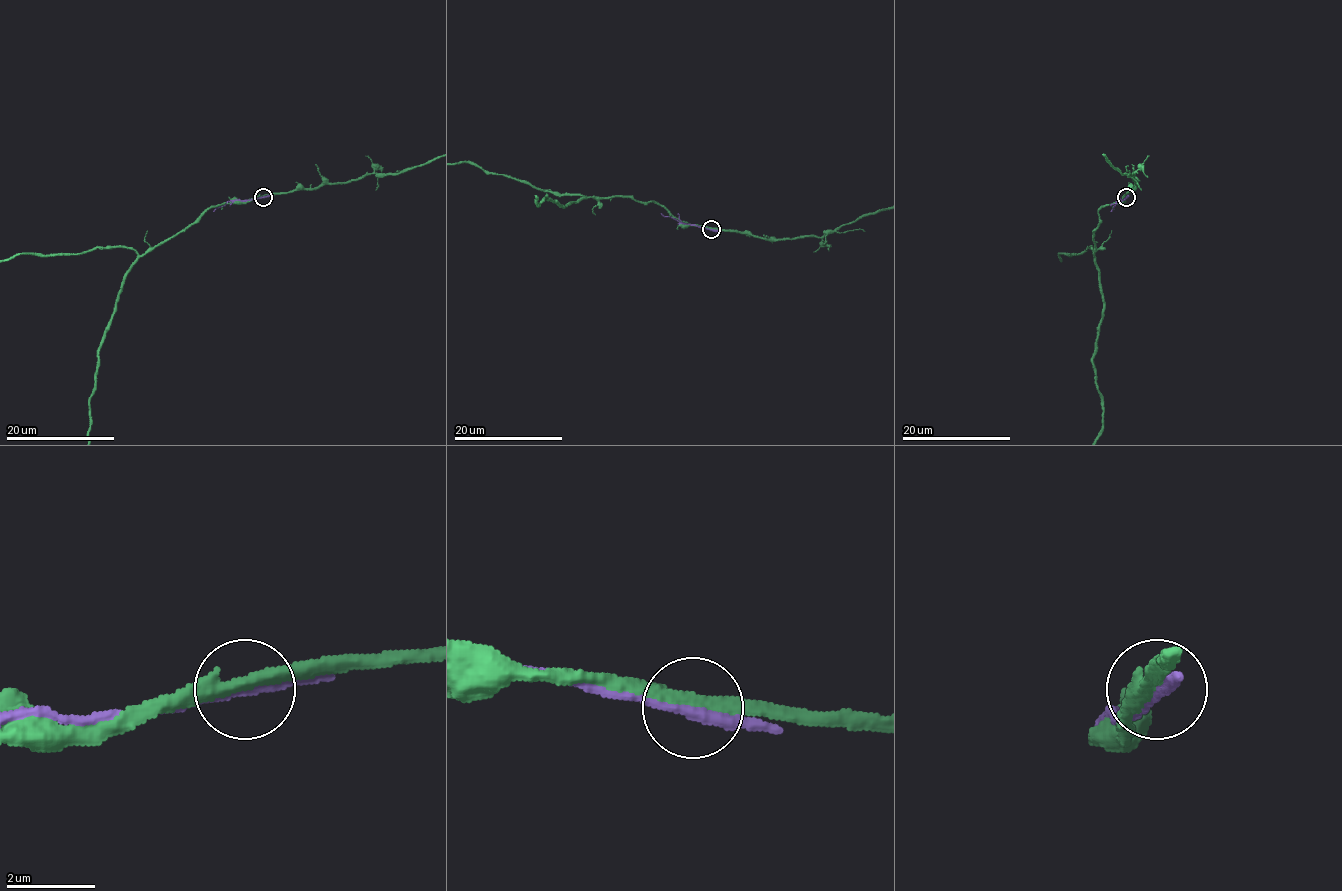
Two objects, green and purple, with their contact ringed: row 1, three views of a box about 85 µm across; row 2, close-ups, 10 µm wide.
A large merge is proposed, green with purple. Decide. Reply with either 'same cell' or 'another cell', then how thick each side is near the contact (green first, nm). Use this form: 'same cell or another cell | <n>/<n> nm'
another cell | 280/260 nm

